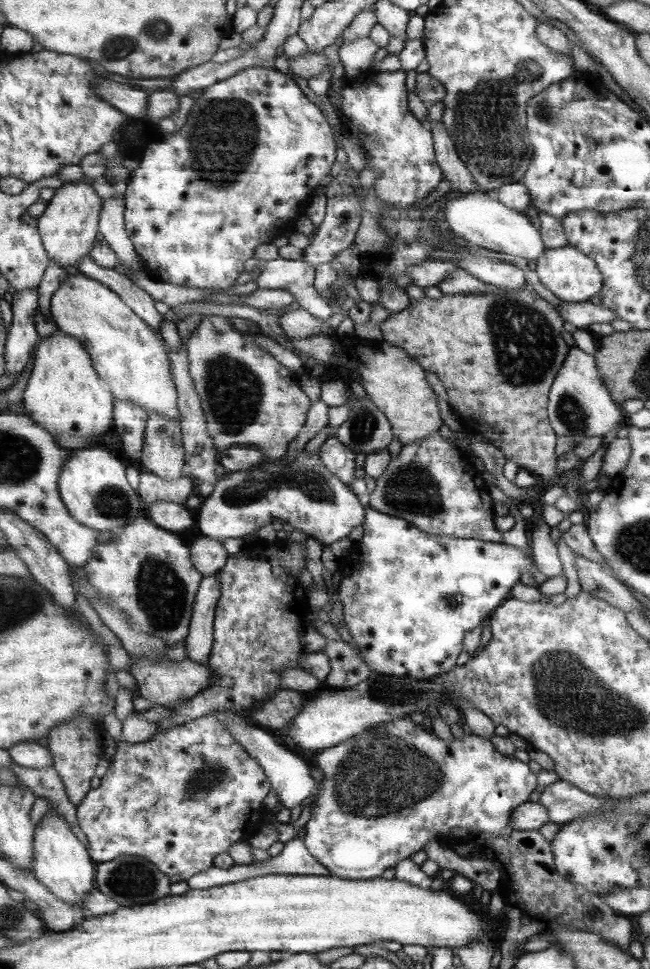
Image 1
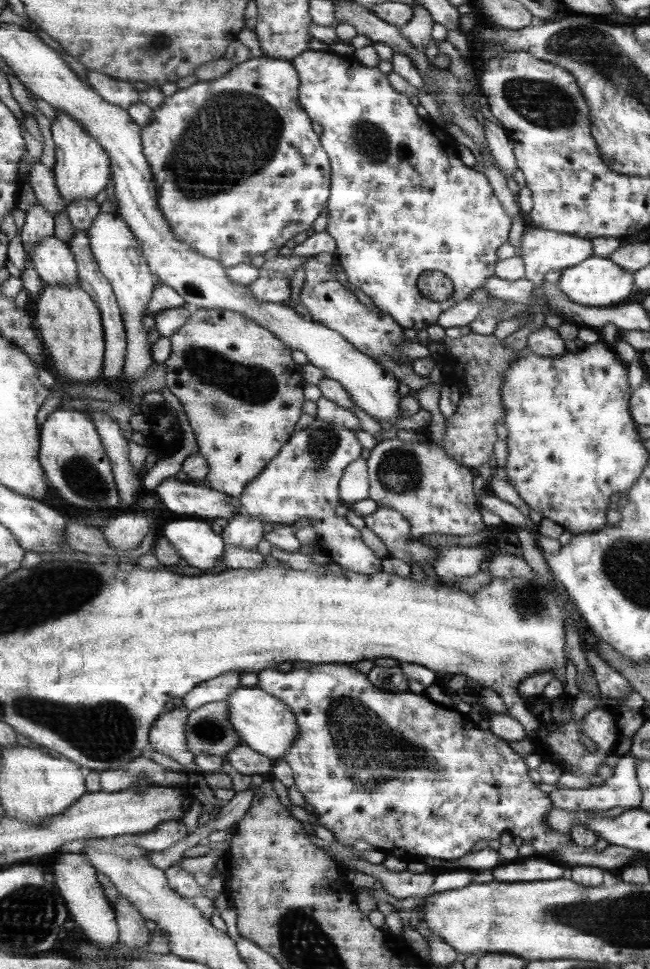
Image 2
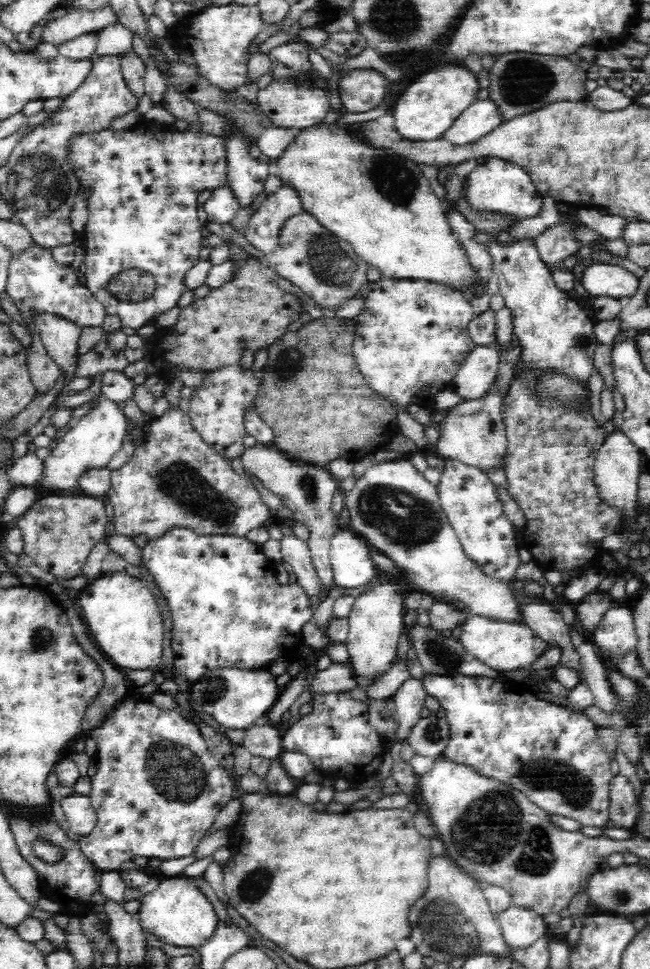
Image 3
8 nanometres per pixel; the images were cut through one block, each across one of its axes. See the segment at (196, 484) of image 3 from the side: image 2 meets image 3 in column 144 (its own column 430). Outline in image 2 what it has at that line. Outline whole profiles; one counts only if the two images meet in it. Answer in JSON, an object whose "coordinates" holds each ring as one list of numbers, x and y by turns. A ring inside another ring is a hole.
{"coordinates":[[429,433,423,435,423,440,403,442,396,436,392,439,383,439,369,451,366,460,366,474,368,479,368,498,373,500,377,507,395,509,404,515,404,520,411,526,413,538,427,536,428,534,467,536,483,530,481,514,475,506,471,478,473,474,463,464,459,465,448,456,443,448,435,446,429,438]]}

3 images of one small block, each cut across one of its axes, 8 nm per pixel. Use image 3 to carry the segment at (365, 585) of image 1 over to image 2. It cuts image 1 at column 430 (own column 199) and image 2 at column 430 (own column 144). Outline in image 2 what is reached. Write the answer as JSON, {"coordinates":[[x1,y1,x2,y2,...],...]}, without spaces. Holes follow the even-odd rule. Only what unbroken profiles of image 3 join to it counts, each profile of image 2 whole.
{"coordinates":[[379,507,375,512,363,517,364,527,370,530,379,538,387,549,387,556,406,562,407,564,421,564,426,562,431,565,436,558,436,548,431,546,423,546,417,538,413,538,411,534,411,526,404,520,402,513,396,512,395,509]]}

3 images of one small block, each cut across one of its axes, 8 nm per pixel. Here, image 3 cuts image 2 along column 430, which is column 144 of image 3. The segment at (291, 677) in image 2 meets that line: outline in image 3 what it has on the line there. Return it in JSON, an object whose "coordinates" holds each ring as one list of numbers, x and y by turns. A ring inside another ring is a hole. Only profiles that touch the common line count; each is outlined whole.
{"coordinates":[[122,698,115,702,111,711,104,714,103,719,99,721,94,729,91,729,90,737,96,741,96,745,98,746,94,755,94,759,98,762,98,771,91,778,91,793,89,794,91,805,95,808,97,814,97,823,88,836,83,836,79,840,79,847,86,857,104,872,119,870,123,862,132,861,137,856,144,856,147,859,159,858,165,861,171,858,184,858,185,856,192,855,194,848,200,842,200,839,207,834,207,830,212,826,214,820,216,820,216,816,218,816,220,810,232,798,232,792,234,791,232,780,230,780,226,770,220,765,220,768,218,768,218,787,216,792,208,792,206,778,210,776,210,772,218,766,219,762,216,762,216,759,214,760,214,757,208,751,205,741,200,734,200,729,192,719,184,715,180,716,178,711,160,710,152,702,136,702,136,699]]}

